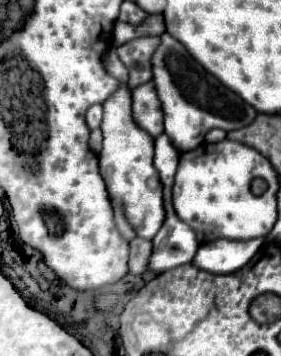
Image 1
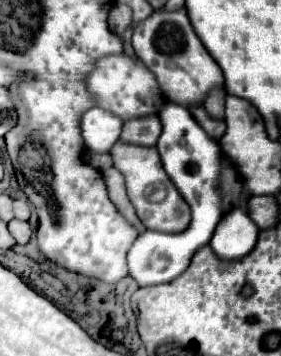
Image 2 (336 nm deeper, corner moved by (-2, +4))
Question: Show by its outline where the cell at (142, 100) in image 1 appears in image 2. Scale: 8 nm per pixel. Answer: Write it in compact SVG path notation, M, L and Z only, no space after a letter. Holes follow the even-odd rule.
M151 115L151 117L141 117L141 119L127 121L123 125L121 141L131 143L131 145L151 147L151 145L157 143L159 135L161 135L161 121L159 121L159 117Z

